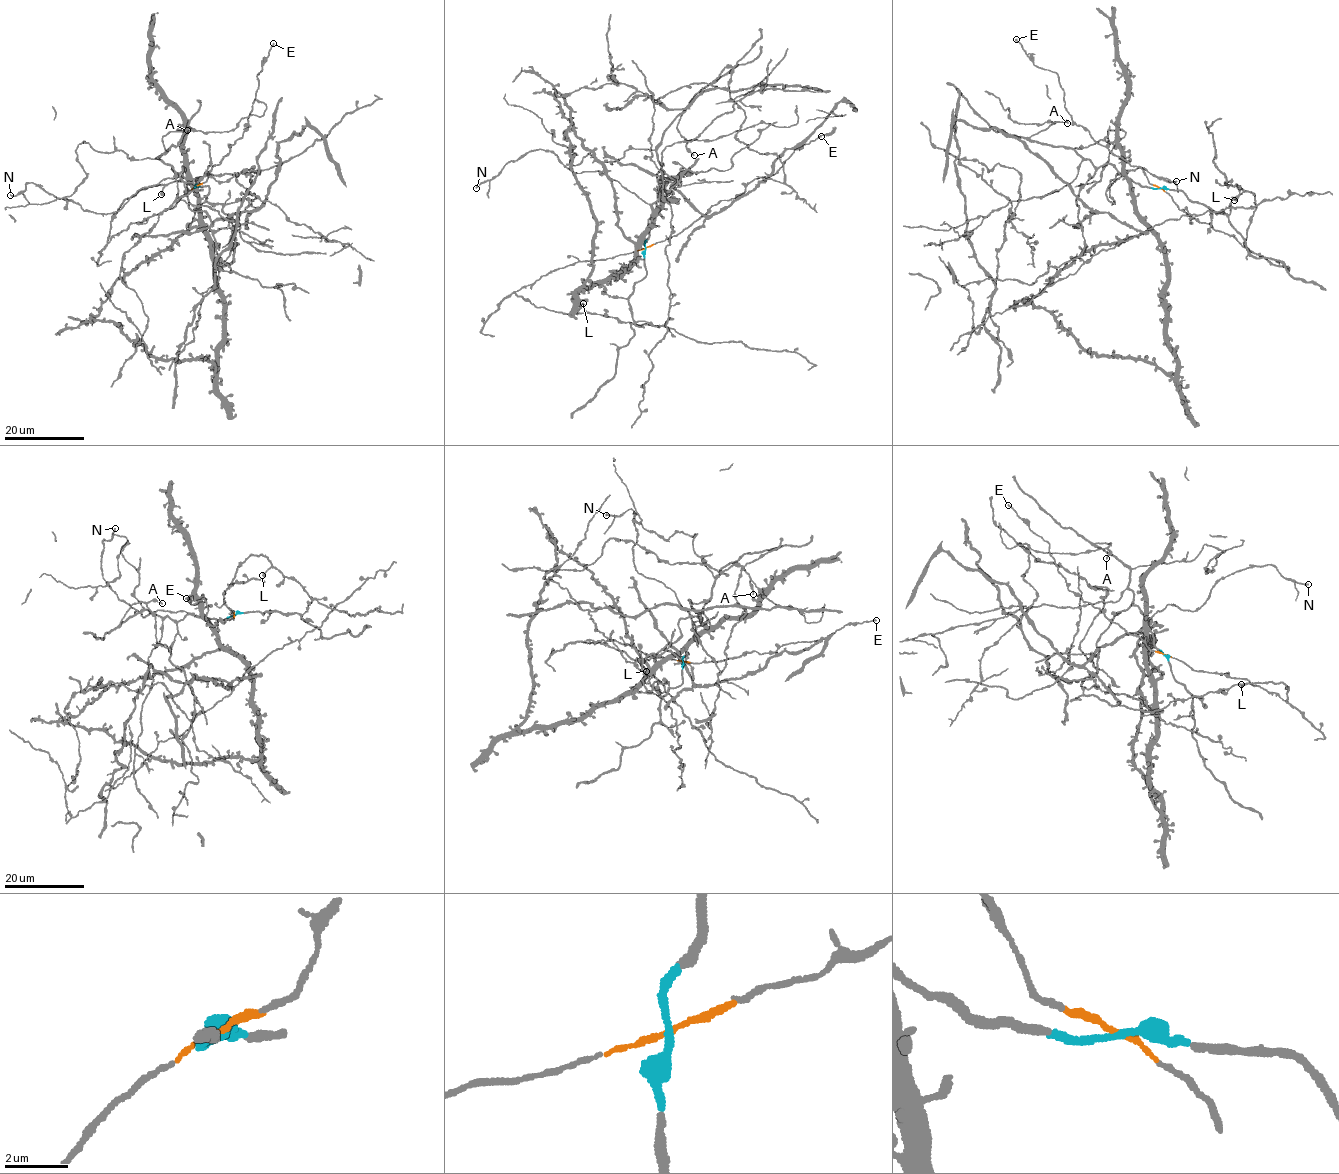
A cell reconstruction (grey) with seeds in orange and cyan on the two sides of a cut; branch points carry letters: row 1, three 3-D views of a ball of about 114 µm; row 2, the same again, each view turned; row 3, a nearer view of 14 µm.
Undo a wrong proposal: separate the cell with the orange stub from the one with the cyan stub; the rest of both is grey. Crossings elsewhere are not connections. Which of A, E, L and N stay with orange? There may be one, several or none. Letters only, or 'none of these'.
E, L

